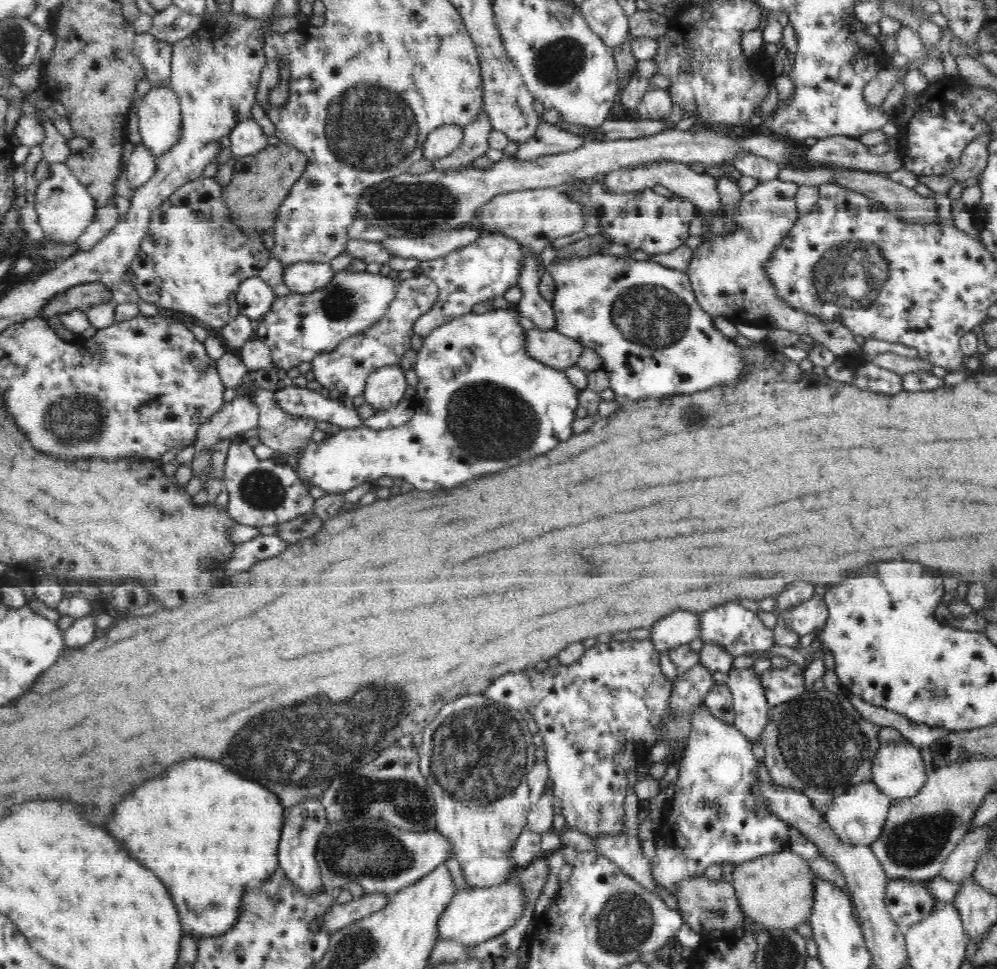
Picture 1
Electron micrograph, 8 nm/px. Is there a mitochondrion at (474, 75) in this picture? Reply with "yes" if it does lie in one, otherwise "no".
no

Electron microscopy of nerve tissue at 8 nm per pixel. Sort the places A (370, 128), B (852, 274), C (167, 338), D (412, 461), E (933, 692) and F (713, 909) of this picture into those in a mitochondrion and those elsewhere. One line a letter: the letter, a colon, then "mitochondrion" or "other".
A: mitochondrion
B: mitochondrion
C: other
D: other
E: mitochondrion
F: mitochondrion

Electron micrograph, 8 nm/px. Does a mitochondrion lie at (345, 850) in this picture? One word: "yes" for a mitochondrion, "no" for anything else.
yes

